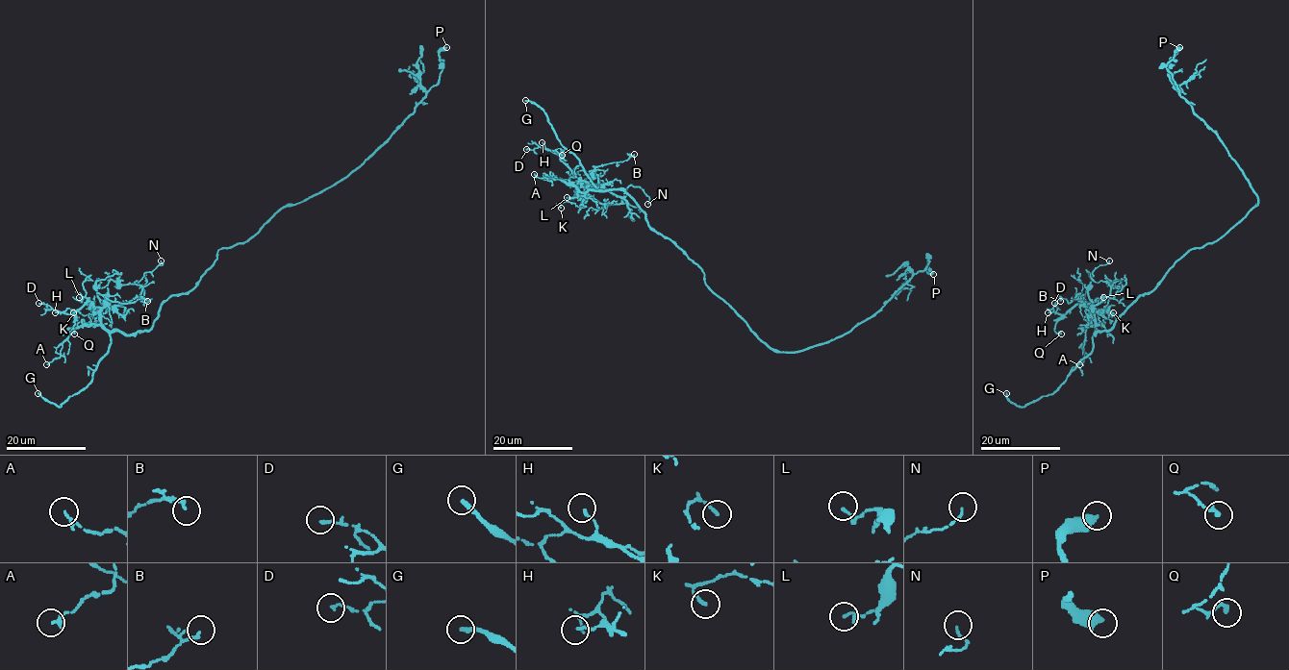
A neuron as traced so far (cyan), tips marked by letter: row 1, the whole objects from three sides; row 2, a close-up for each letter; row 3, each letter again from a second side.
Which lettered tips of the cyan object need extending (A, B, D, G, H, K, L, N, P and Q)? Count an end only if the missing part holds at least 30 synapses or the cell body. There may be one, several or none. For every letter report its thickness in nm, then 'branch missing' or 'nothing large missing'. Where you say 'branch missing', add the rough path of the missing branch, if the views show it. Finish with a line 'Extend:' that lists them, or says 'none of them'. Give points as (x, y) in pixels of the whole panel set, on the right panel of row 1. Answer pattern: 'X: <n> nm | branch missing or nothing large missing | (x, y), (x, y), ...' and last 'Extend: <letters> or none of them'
A: 180 nm | nothing large missing
B: 150 nm | nothing large missing
D: 130 nm | nothing large missing
G: 240 nm | branch missing
H: 120 nm | nothing large missing
K: 160 nm | nothing large missing
L: 100 nm | nothing large missing
N: 100 nm | nothing large missing
P: 550 nm | nothing large missing
Q: 190 nm | nothing large missing
Extend: G

